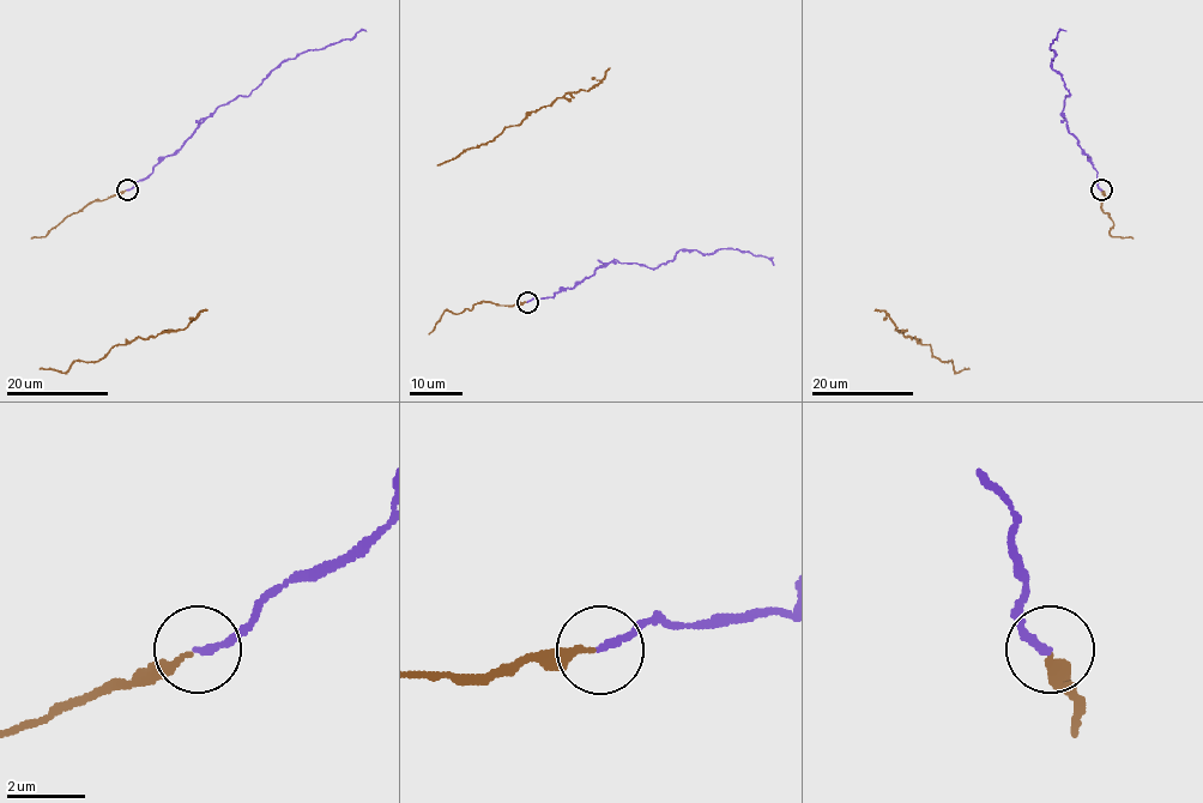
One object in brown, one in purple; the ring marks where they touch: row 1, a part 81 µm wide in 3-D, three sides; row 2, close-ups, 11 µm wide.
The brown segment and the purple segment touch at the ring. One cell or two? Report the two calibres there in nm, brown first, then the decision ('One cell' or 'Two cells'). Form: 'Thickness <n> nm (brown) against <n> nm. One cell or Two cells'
Thickness 220 nm (brown) against 180 nm. One cell

